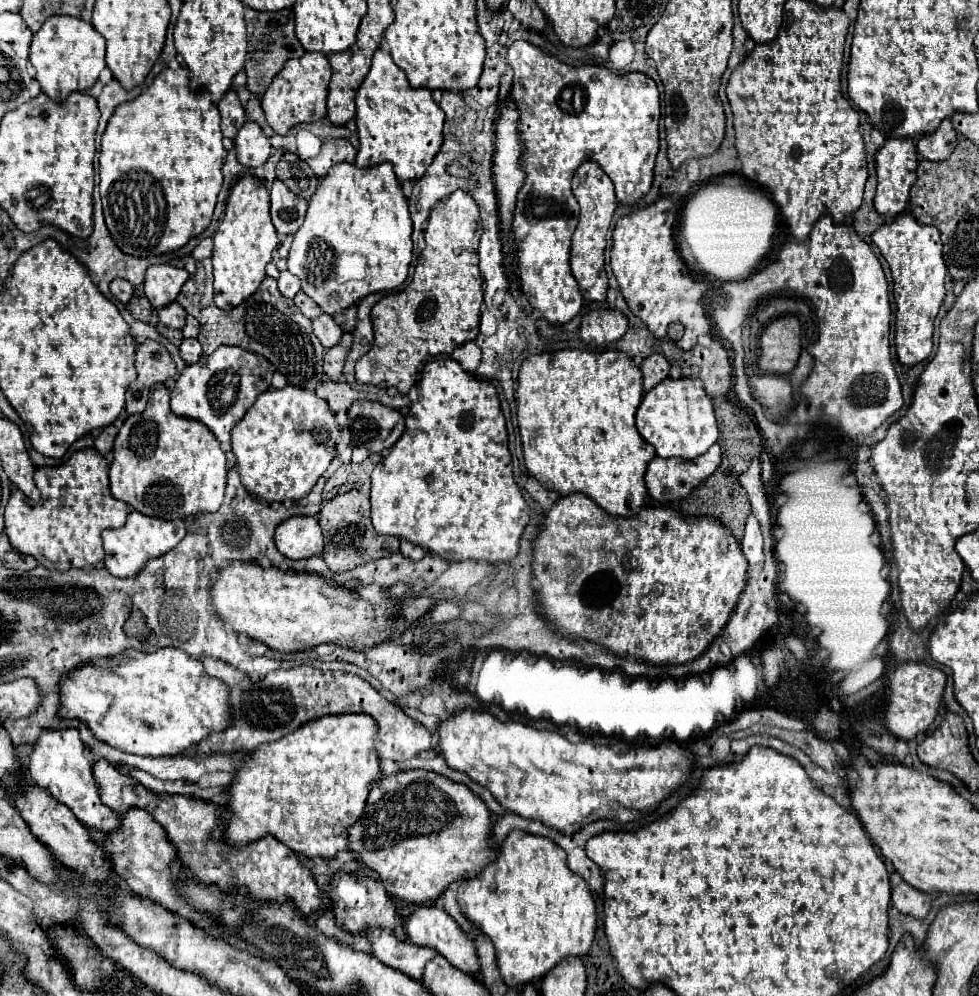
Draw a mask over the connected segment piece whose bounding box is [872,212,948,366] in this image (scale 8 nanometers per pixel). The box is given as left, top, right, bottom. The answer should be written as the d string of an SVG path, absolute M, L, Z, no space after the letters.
M902 212L892 222L882 224L874 234L872 242L880 248L884 260L890 266L894 280L894 302L896 302L896 354L900 364L914 366L932 352L932 326L934 318L944 300L946 264L942 258L940 232L932 224L918 224L910 212Z

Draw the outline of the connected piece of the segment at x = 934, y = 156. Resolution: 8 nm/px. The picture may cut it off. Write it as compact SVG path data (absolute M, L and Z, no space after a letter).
M950 118L942 120L936 132L922 134L918 138L918 154L926 160L946 160L954 150L958 134L950 122Z

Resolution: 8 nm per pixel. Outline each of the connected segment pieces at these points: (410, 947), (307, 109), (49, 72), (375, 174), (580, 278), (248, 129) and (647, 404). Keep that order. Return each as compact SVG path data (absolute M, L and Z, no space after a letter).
M382 928L366 930L364 934L372 946L372 956L376 956L382 964L386 964L398 972L404 972L406 976L410 976L414 980L422 978L422 970L424 970L426 962L436 956L436 952L432 948L416 946L408 940L406 942L398 940L394 936L394 932L388 932Z
M304 52L304 56L288 60L274 76L268 92L262 94L260 104L264 108L266 120L276 134L286 134L288 128L302 122L316 122L326 116L326 92L330 82L332 70L328 58L322 52Z
M50 16L34 34L30 46L30 62L36 68L36 80L42 92L52 100L64 102L74 90L88 90L98 80L98 74L106 66L104 62L104 38L90 22L76 16Z
M340 162L320 178L318 192L308 200L308 212L304 224L294 234L294 242L288 254L288 270L302 280L302 292L308 294L326 314L334 316L344 308L356 304L360 298L372 292L384 292L398 288L410 268L412 260L412 220L408 214L408 200L402 192L392 164L382 162L370 168L356 168L354 164Z
M584 162L576 176L572 178L572 192L580 204L580 220L576 232L572 236L572 252L570 252L570 266L572 274L580 286L580 292L586 302L602 304L608 292L608 278L604 272L604 248L606 248L606 234L612 222L612 214L618 206L614 196L614 186L610 178L602 172L598 164Z
M244 122L234 138L234 148L238 154L238 162L248 168L262 166L272 154L272 146L256 122Z
M666 378L646 392L636 410L636 428L640 436L656 448L660 458L694 460L706 454L706 450L718 440L712 398L708 398L700 380L690 378Z

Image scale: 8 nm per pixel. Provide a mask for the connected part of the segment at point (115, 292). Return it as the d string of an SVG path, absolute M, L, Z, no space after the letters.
M116 278L116 280L112 280L112 282L110 282L110 292L112 292L112 296L114 296L114 298L118 298L122 304L126 304L126 302L130 300L130 296L132 296L134 288L132 288L126 280Z

